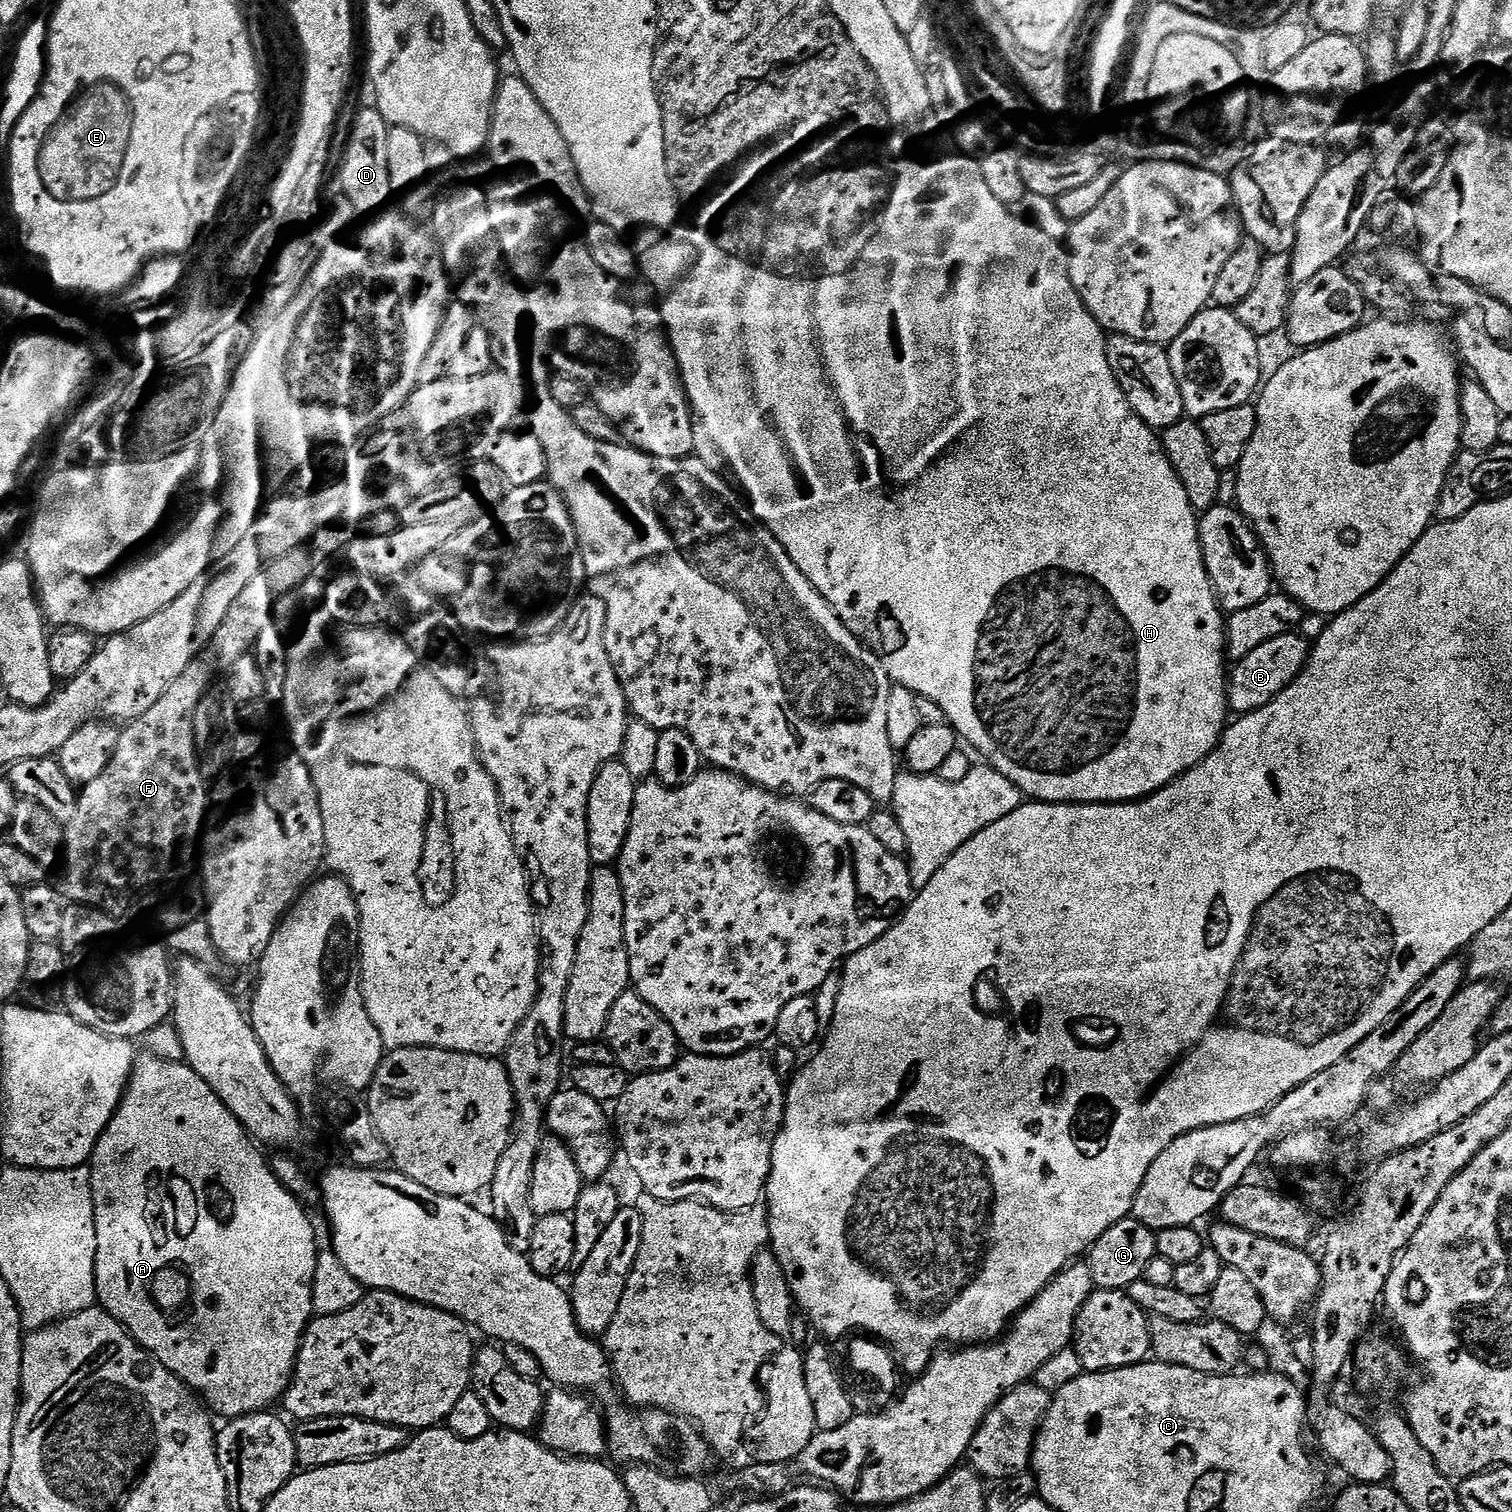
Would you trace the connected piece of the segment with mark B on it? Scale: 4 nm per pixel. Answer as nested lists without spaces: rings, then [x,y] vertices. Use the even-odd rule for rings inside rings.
[[[1287,632],[1270,642],[1262,642],[1258,650],[1246,654],[1246,658],[1235,661],[1233,670],[1228,676],[1228,707],[1233,713],[1243,714],[1265,708],[1286,686],[1298,678],[1310,657],[1310,644],[1296,632]]]

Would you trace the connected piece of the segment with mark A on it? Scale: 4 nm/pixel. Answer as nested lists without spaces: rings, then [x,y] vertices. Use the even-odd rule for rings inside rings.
[[[159,1058],[147,1059],[141,1059],[137,1063],[128,1085],[128,1090],[124,1093],[124,1098],[120,1102],[120,1109],[116,1111],[114,1118],[106,1126],[104,1133],[100,1135],[100,1141],[96,1144],[96,1149],[93,1150],[90,1161],[92,1193],[94,1194],[94,1214],[96,1215],[96,1237],[98,1238],[98,1246],[96,1247],[96,1299],[99,1307],[111,1314],[146,1351],[151,1352],[154,1358],[158,1358],[158,1362],[162,1362],[162,1366],[166,1366],[166,1370],[170,1370],[180,1381],[187,1384],[193,1392],[199,1394],[205,1405],[217,1417],[235,1418],[237,1416],[250,1416],[253,1412],[263,1412],[271,1409],[273,1407],[272,1403],[275,1400],[276,1403],[283,1401],[285,1392],[291,1388],[300,1358],[300,1346],[304,1342],[309,1324],[314,1319],[312,1299],[314,1298],[314,1272],[316,1270],[316,1257],[318,1255],[318,1247],[316,1248],[316,1228],[312,1225],[312,1220],[308,1217],[307,1210],[300,1205],[303,1203],[276,1177],[270,1160],[267,1160],[259,1152],[261,1149],[258,1147],[257,1141],[249,1136],[248,1131],[244,1129],[244,1125],[241,1124],[237,1116],[221,1102],[215,1090],[210,1086],[206,1086],[204,1079],[196,1071],[188,1067],[187,1063],[178,1060],[162,1060]]]

